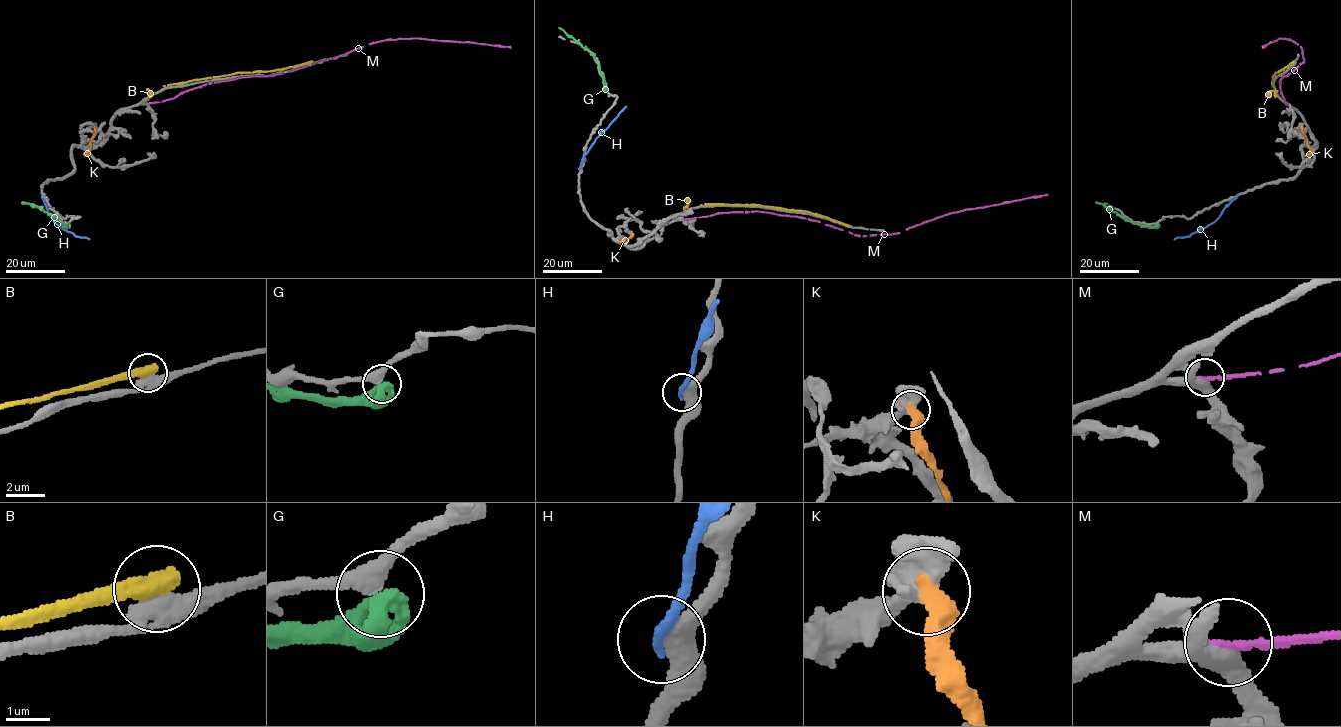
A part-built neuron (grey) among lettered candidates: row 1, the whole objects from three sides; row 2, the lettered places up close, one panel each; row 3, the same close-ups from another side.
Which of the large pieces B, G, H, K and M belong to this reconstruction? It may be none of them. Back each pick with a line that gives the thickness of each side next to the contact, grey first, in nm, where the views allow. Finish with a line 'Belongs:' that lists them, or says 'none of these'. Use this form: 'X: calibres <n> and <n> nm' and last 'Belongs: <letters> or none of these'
Belongs: none of these

